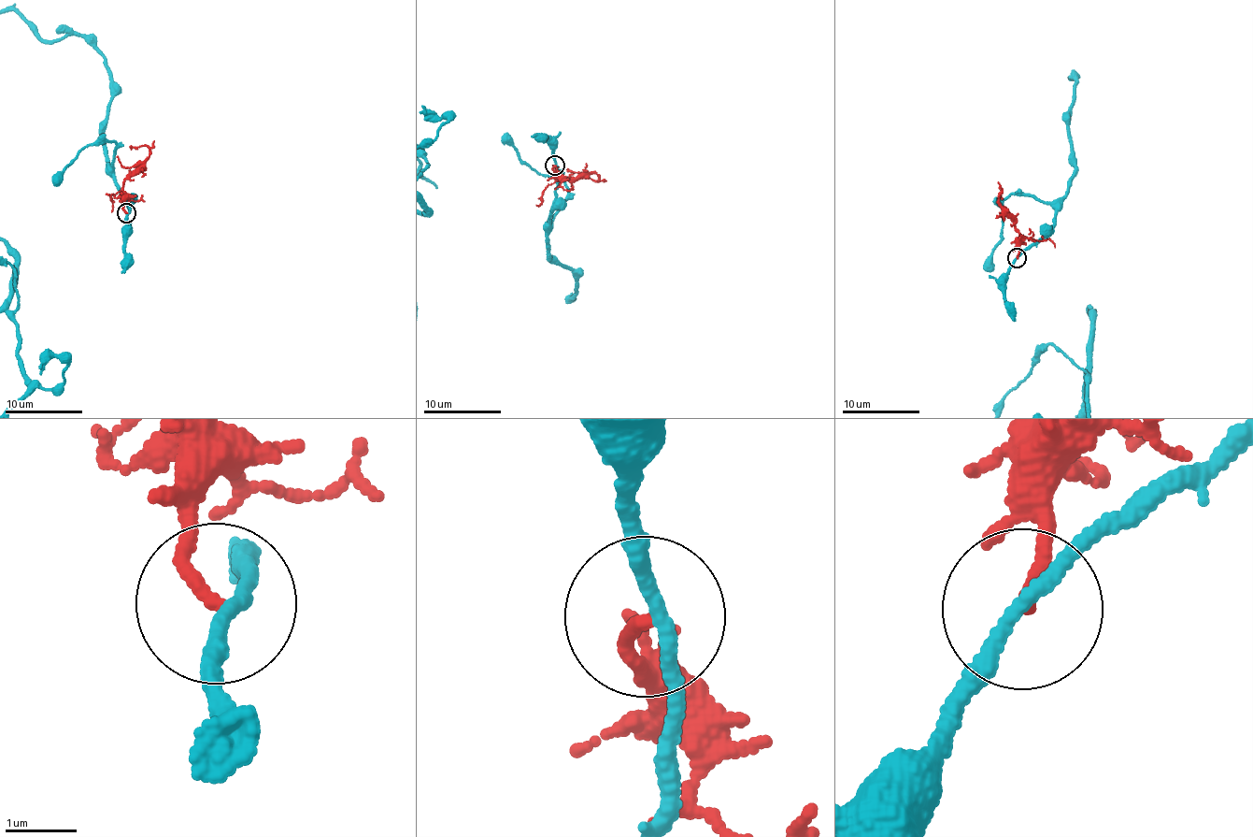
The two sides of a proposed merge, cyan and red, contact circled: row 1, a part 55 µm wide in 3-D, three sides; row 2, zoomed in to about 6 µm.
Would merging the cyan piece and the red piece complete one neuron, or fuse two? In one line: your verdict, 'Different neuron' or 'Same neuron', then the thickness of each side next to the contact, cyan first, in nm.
Different neuron. Thickness 200 nm (cyan) against 170 nm

